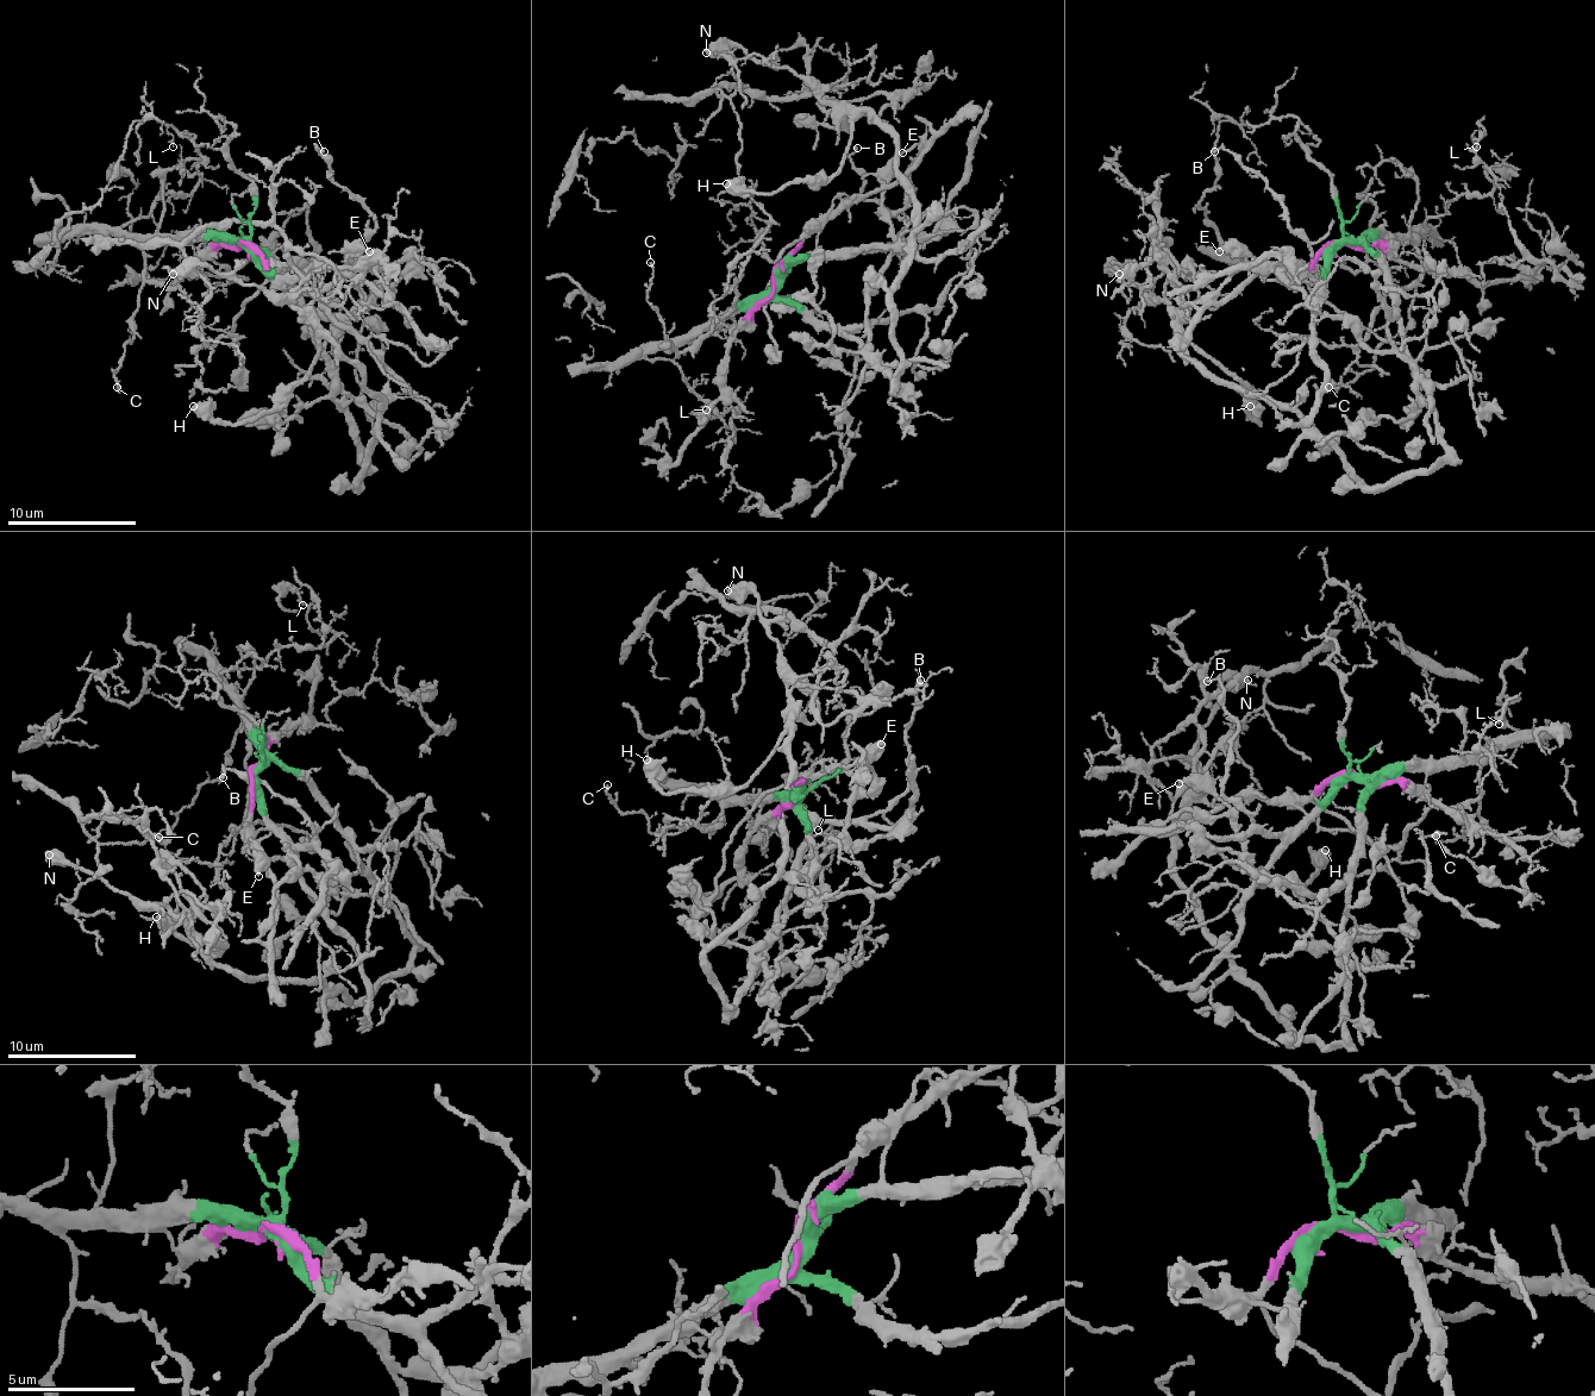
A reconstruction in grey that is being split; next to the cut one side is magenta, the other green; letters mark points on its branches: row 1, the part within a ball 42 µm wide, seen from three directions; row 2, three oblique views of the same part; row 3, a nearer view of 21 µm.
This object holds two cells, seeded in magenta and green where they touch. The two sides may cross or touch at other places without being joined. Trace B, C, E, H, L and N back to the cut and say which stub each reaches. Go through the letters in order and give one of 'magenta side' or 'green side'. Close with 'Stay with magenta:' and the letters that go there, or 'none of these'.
B: green side
C: green side
E: green side
H: green side
L: green side
N: green side
Stay with magenta: none of these

